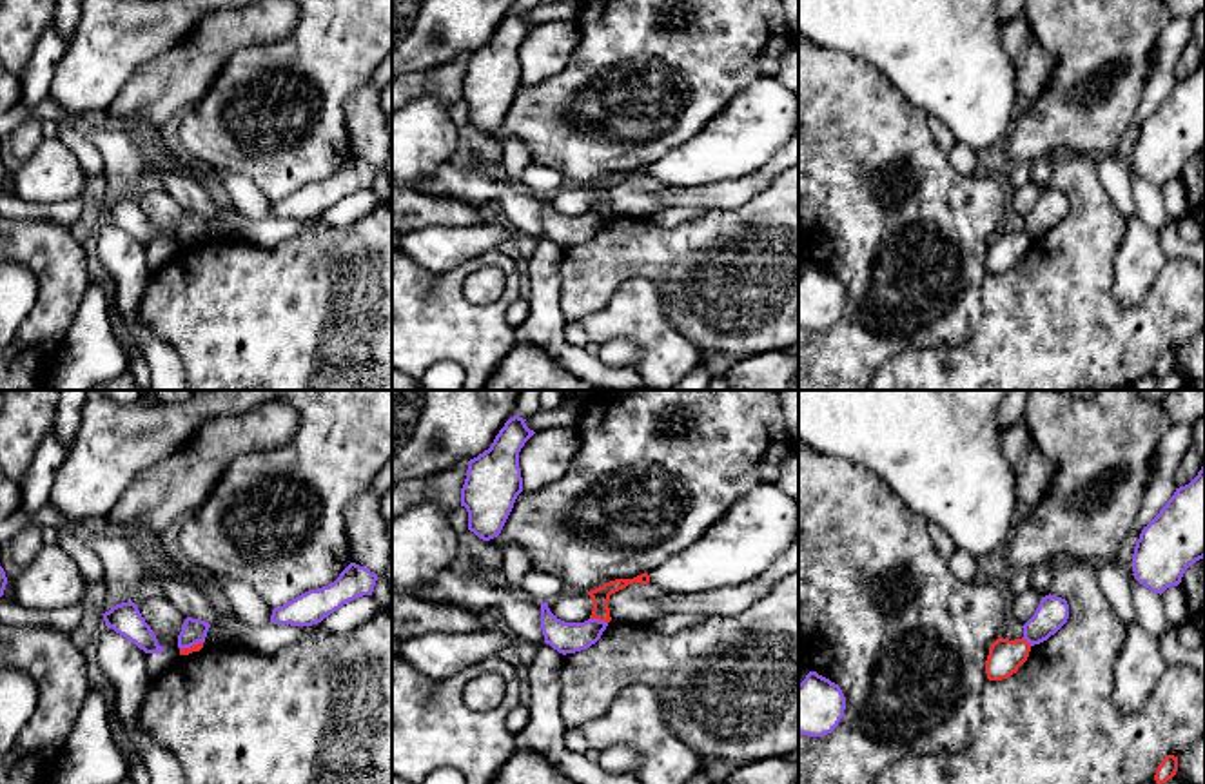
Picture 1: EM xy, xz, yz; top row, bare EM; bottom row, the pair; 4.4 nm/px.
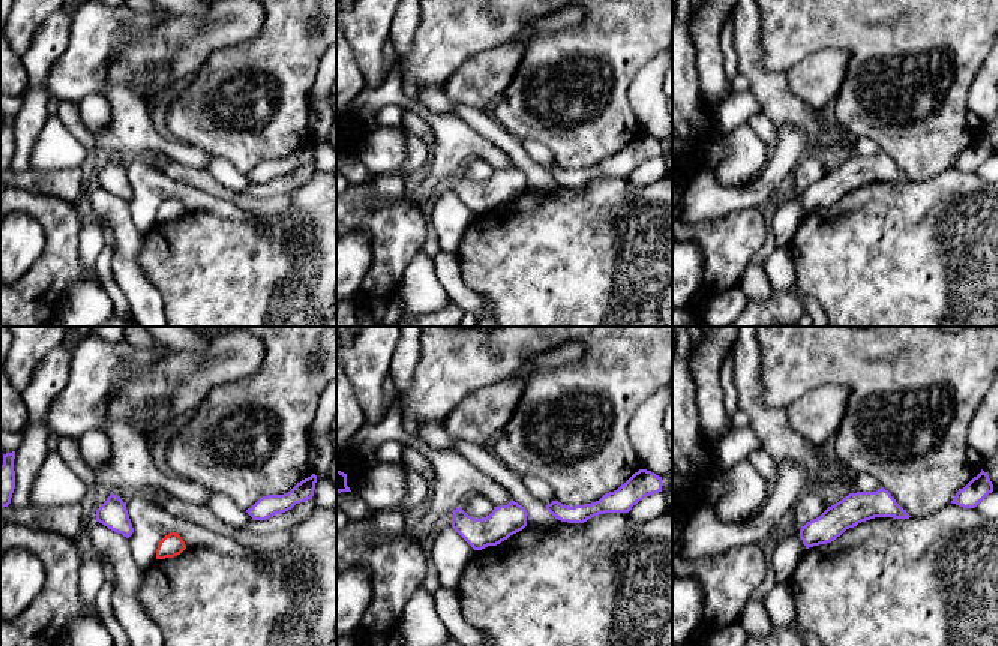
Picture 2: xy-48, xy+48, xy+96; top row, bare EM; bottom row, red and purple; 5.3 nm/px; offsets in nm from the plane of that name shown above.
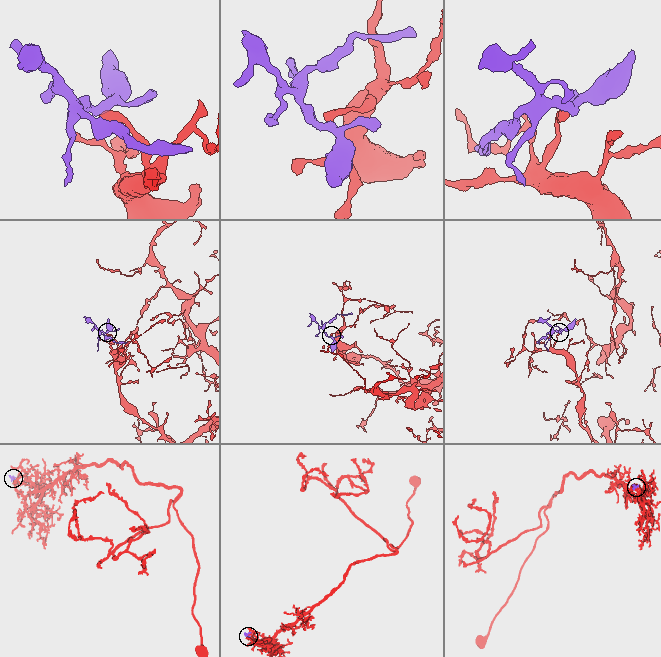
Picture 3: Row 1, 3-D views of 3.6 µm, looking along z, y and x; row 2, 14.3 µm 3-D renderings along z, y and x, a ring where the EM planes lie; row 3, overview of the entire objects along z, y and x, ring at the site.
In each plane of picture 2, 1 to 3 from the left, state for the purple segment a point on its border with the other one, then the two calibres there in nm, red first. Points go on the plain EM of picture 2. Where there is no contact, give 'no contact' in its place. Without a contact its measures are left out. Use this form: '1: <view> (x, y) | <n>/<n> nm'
1: no contact
2: no contact
3: no contact

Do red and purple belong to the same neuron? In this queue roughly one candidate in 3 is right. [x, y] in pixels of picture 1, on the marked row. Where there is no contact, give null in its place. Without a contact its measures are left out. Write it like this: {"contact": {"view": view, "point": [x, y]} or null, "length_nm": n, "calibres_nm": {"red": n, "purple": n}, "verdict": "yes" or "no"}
{"contact": {"view": "xz", "point": [599, 619]}, "length_nm": 80, "calibres_nm": {"red": 80, "purple": 140}, "verdict": "no"}

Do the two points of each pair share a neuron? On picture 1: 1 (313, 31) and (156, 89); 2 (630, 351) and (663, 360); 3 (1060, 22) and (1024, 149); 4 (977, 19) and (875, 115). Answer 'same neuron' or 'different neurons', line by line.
1: different neurons
2: different neurons
3: same neuron
4: different neurons

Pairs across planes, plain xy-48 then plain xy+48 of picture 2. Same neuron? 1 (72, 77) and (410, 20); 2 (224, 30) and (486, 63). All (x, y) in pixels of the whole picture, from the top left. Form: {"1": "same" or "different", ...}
{"1": "different", "2": "same"}

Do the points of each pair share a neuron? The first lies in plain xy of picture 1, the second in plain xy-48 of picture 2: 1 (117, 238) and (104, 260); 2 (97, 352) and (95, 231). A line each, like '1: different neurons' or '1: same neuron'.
1: different neurons
2: same neuron

